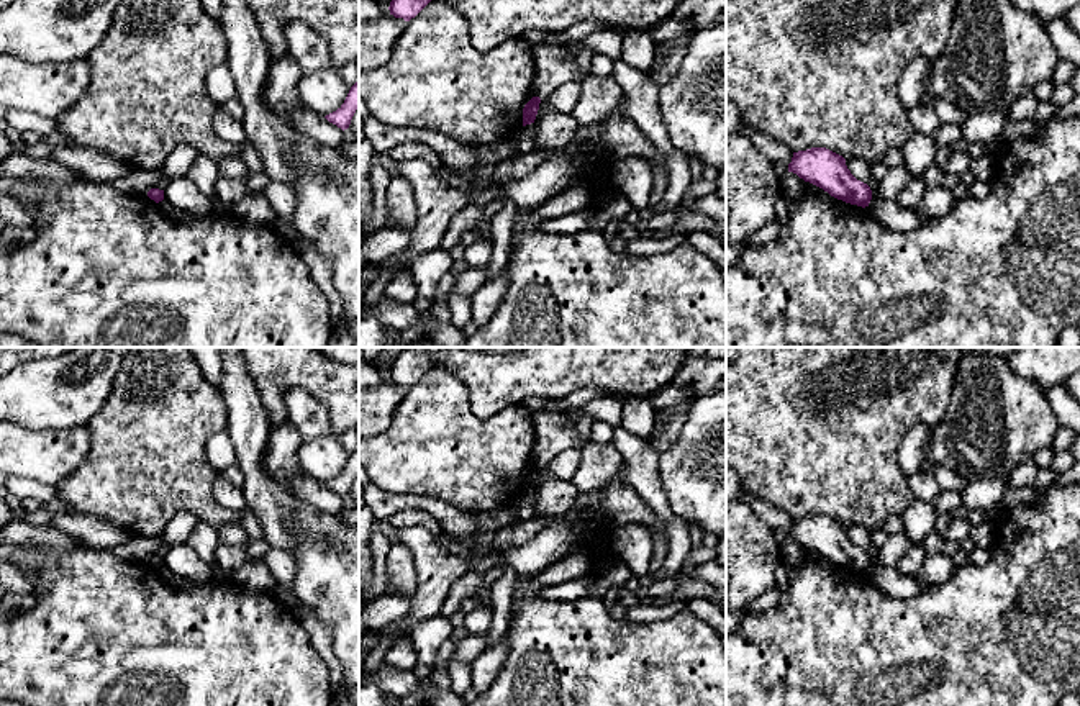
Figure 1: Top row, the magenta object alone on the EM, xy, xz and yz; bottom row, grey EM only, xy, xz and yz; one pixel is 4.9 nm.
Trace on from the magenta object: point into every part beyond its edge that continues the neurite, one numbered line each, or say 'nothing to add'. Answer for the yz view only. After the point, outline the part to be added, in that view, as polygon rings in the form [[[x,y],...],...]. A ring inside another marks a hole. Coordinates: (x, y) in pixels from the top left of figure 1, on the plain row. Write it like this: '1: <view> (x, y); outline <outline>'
nothing to add

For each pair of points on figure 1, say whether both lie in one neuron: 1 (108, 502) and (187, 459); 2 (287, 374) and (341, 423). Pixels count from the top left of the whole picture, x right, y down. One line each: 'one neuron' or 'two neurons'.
1: one neuron
2: one neuron

